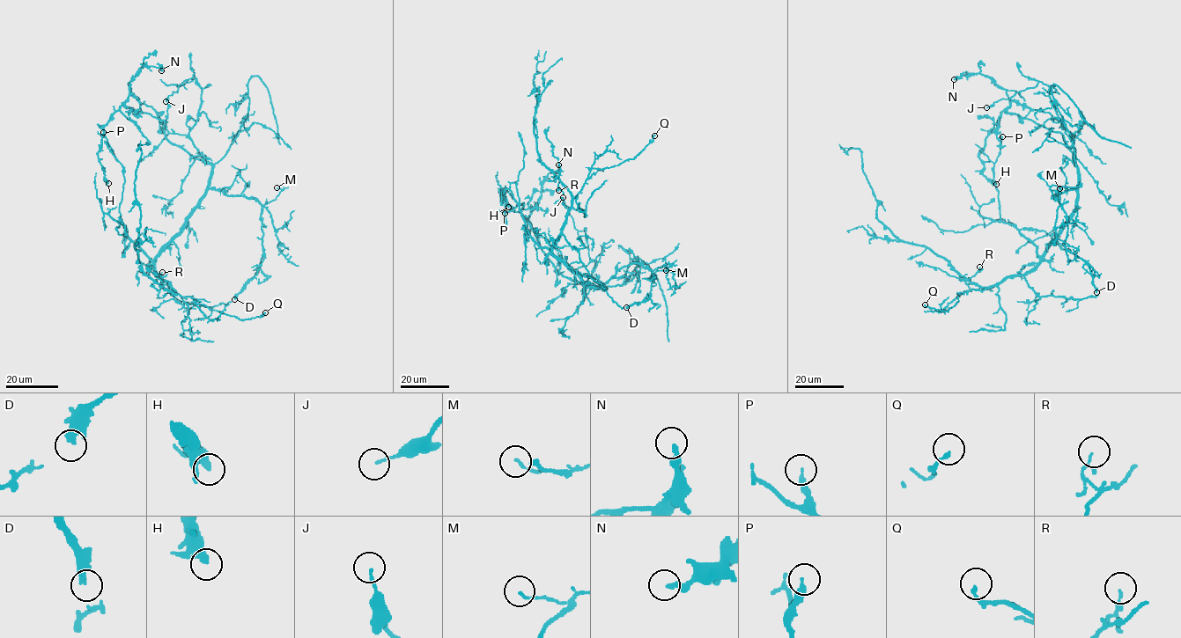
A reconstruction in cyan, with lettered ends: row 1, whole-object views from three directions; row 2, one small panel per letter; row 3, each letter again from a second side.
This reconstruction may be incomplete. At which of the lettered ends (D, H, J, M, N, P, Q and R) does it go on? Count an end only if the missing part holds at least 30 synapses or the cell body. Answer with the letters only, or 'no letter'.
no letter

